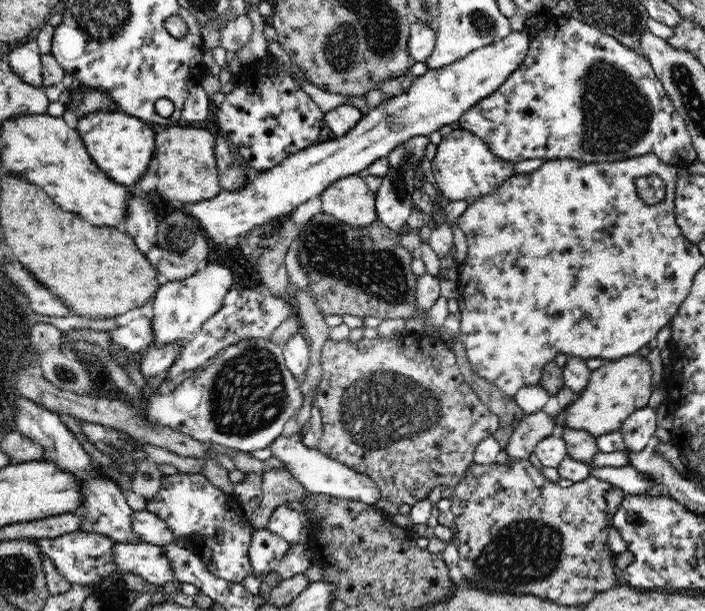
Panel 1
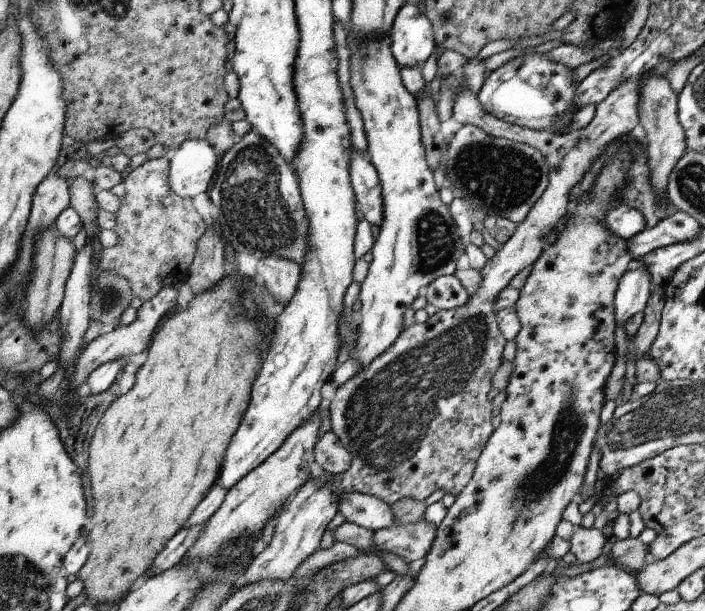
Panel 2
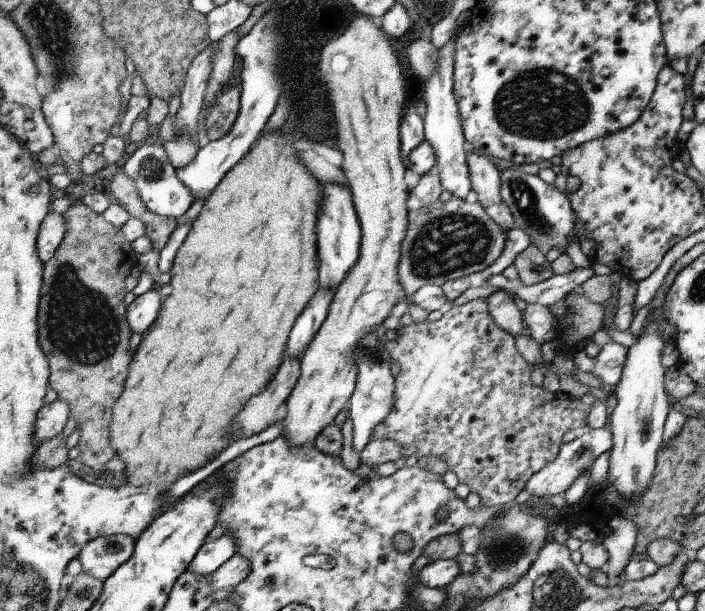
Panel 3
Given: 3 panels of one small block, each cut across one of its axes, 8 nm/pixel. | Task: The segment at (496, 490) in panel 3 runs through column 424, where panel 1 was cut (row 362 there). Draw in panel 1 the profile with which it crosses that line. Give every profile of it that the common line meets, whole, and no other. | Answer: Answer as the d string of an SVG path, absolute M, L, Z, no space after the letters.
M406 332L390 338L378 336L369 339L362 337L361 340L356 342L349 339L339 341L326 339L321 348L321 367L324 374L320 382L320 390L315 397L315 405L320 407L320 414L322 415L322 435L317 444L318 451L350 467L350 469L354 469L356 472L366 473L368 477L376 481L376 485L380 489L381 500L388 500L398 505L410 504L412 507L416 504L416 501L425 499L432 488L436 488L436 486L443 484L451 487L456 486L464 472L468 470L468 466L473 463L478 444L482 440L492 437L501 423L498 416L490 412L479 396L466 383L465 376L461 373L457 361L455 354L447 347L446 343L432 334L416 335Z

